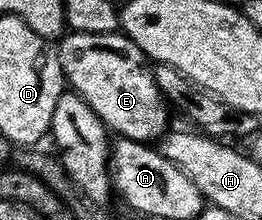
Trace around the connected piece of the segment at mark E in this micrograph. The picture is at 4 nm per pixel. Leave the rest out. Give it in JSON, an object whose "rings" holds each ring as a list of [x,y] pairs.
{"rings":[[[69,30],[59,40],[58,50],[65,84],[88,103],[109,132],[151,144],[169,130],[170,107],[156,84],[150,60],[127,35]]]}

